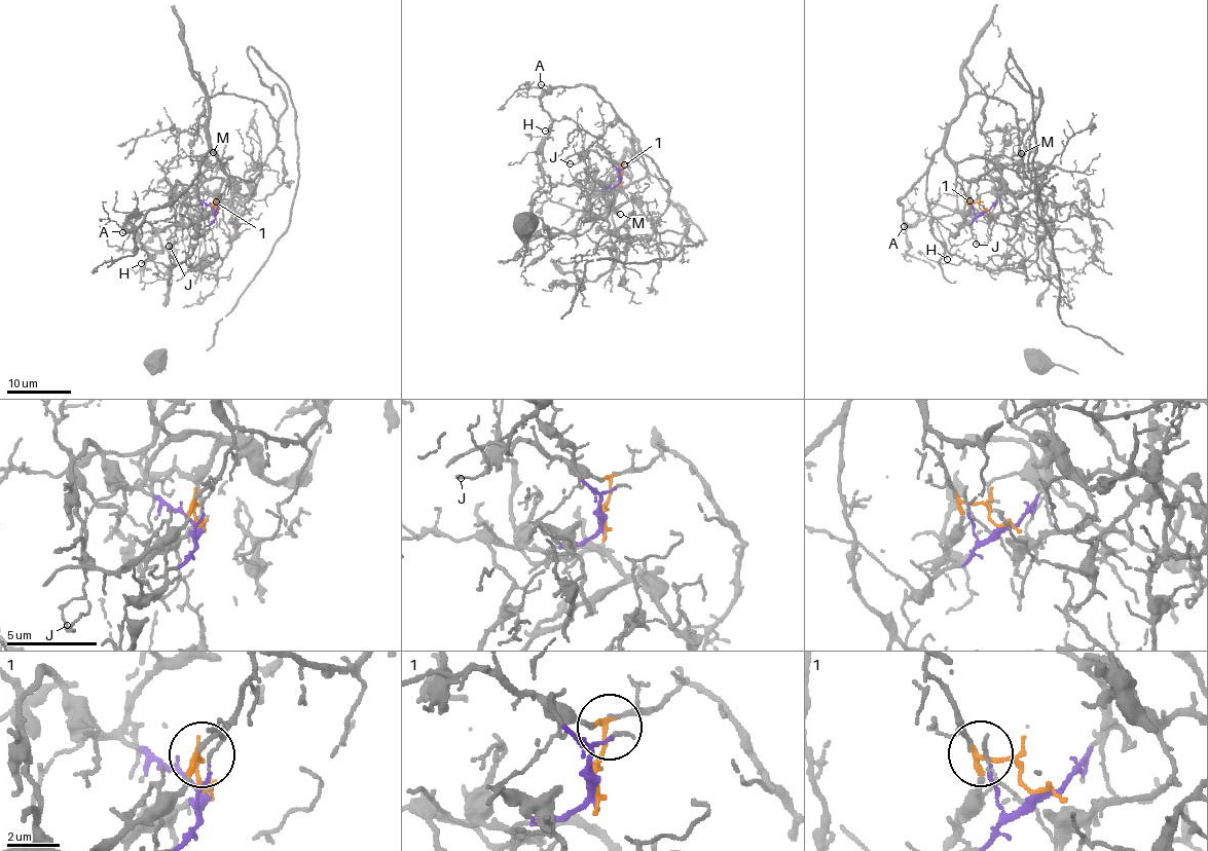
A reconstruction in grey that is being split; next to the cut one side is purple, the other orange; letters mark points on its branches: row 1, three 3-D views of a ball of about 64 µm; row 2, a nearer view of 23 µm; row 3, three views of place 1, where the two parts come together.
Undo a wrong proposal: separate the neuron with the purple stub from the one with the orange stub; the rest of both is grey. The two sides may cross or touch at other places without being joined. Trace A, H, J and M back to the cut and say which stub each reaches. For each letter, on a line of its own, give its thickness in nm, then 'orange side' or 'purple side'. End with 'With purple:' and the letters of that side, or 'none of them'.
A: 100 nm | orange side
H: 100 nm | purple side
J: 120 nm | purple side
M: 90 nm | orange side
With purple: H, J

